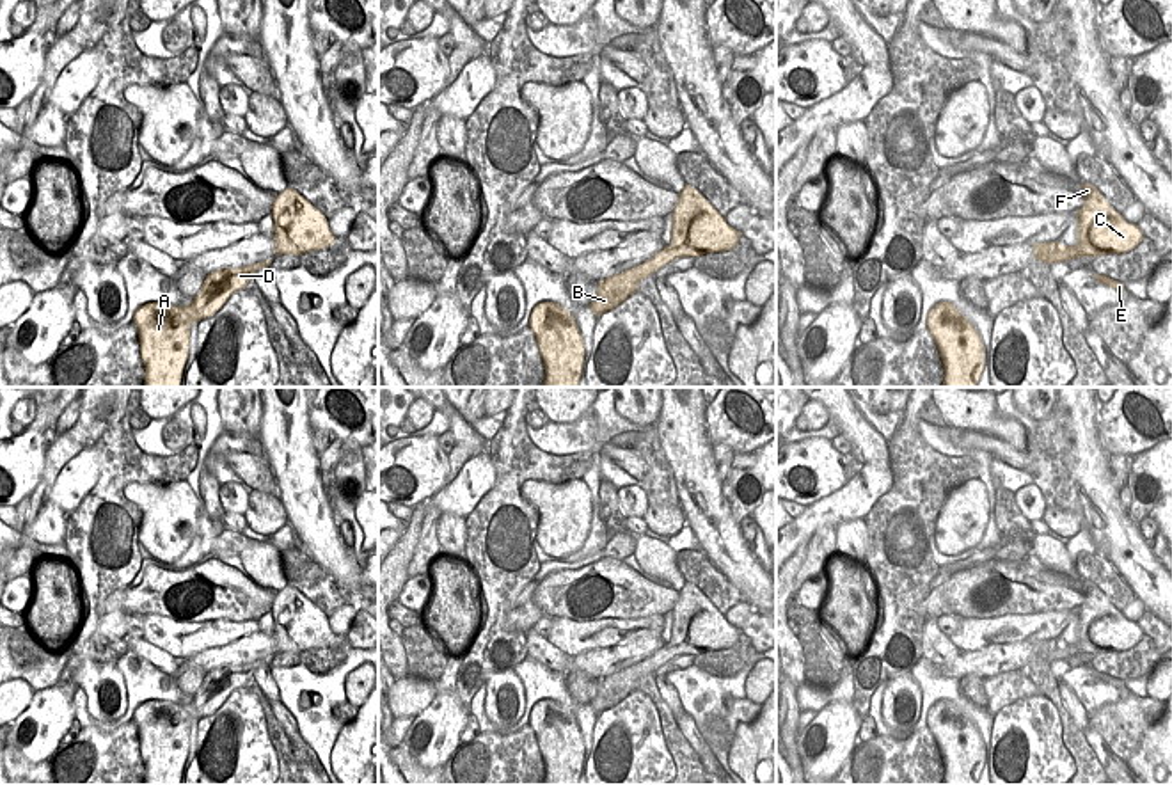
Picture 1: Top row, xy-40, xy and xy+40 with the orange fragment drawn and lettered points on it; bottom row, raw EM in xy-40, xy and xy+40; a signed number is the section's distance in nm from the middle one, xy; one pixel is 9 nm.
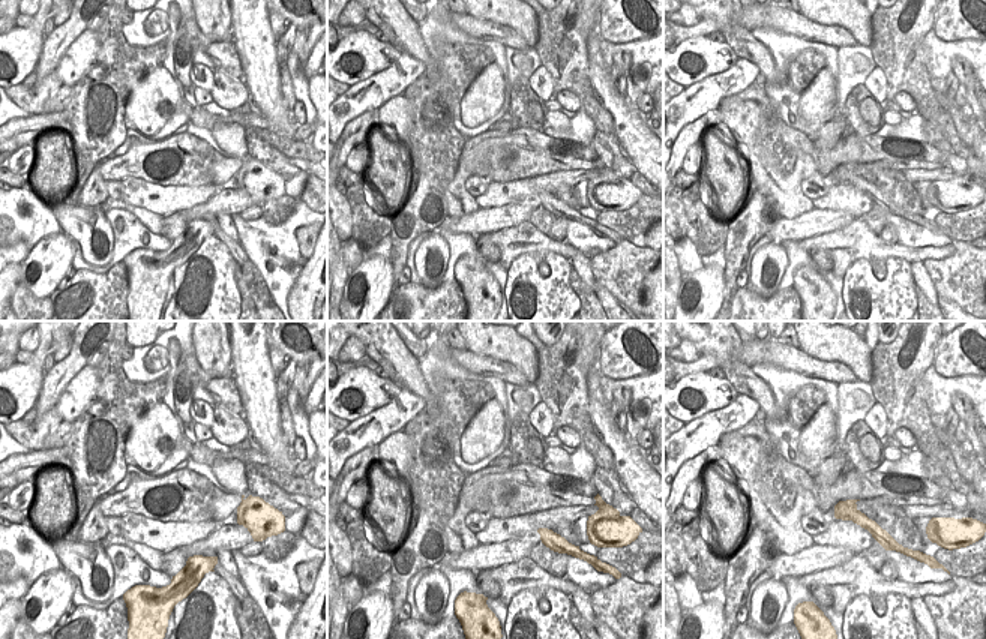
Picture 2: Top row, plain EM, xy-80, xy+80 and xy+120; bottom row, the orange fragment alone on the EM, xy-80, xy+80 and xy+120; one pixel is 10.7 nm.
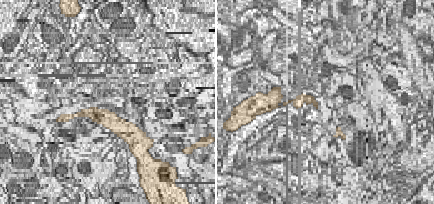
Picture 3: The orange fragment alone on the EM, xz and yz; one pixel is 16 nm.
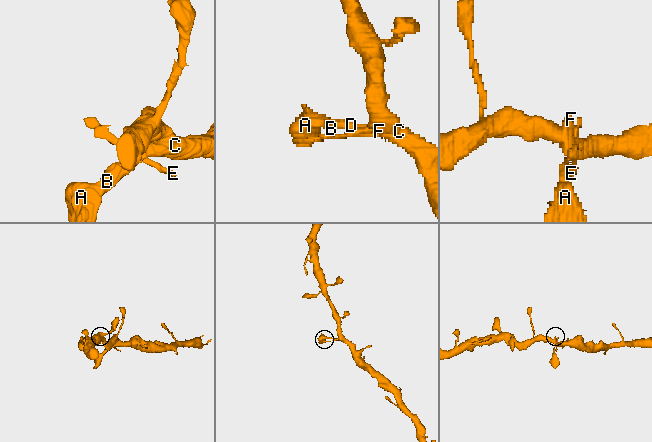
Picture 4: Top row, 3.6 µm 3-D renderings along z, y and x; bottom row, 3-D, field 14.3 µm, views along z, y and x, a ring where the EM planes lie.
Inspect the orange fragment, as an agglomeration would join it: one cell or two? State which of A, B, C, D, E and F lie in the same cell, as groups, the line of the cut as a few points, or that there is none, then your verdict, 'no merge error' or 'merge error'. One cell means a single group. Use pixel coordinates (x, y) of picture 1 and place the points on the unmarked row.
groups A B D E / C F; cut xy (666, 643), (677, 654); merge error

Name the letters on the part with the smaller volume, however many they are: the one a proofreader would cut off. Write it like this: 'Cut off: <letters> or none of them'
Cut off: A, B, D, E

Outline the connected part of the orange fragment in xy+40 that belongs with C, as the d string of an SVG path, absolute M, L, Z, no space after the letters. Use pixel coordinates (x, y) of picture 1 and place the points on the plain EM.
M1083 581L1080 591L1085 602L1076 613L1078 639L1074 645L1067 645L1073 648L1074 655L1126 652L1144 638L1140 625L1126 620L1096 584Z

